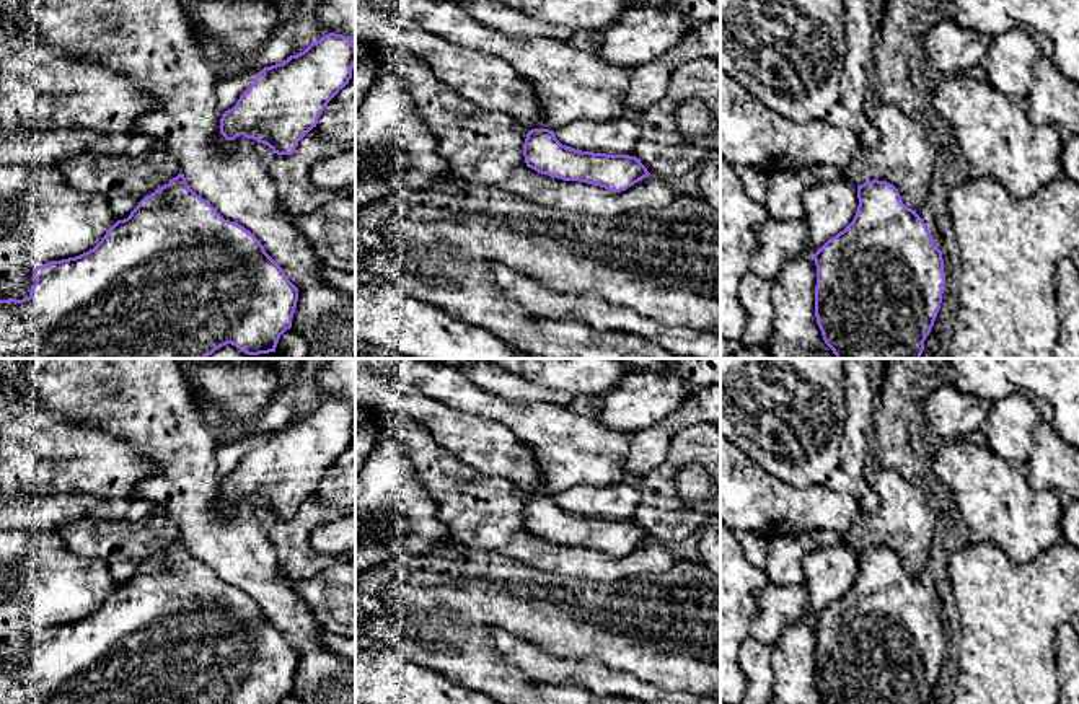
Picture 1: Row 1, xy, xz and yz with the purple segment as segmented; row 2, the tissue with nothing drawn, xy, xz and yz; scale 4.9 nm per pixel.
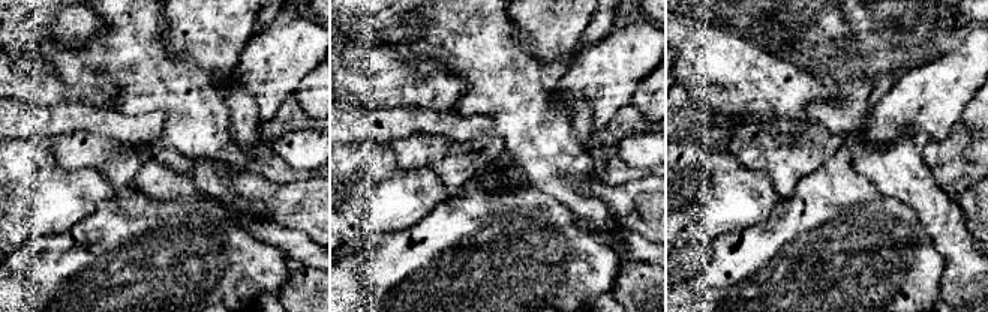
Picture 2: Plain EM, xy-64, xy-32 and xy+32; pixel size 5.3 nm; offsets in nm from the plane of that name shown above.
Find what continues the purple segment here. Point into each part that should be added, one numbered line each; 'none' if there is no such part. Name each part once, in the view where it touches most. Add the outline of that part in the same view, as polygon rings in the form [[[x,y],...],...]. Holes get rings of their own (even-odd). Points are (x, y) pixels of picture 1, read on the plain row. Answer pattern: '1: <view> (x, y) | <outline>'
none

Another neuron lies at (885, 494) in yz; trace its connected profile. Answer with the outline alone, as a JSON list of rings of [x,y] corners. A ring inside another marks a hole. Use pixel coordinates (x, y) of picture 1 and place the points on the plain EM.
[[[874,460],[869,463],[864,476],[879,495],[879,510],[856,517],[849,531],[844,535],[849,546],[856,552],[874,544],[887,546],[898,554],[906,572],[918,575],[927,565],[937,520],[927,495],[921,489],[908,484],[898,473],[879,466]]]

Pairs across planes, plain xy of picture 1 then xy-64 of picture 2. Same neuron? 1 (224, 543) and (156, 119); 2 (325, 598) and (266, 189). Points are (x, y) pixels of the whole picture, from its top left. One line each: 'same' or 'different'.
1: different
2: same

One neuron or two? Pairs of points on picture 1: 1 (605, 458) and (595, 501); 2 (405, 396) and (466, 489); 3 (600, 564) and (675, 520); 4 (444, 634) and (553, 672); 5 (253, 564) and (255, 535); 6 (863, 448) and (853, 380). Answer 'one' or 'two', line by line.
1: two
2: two
3: two
4: two
5: one
6: one

